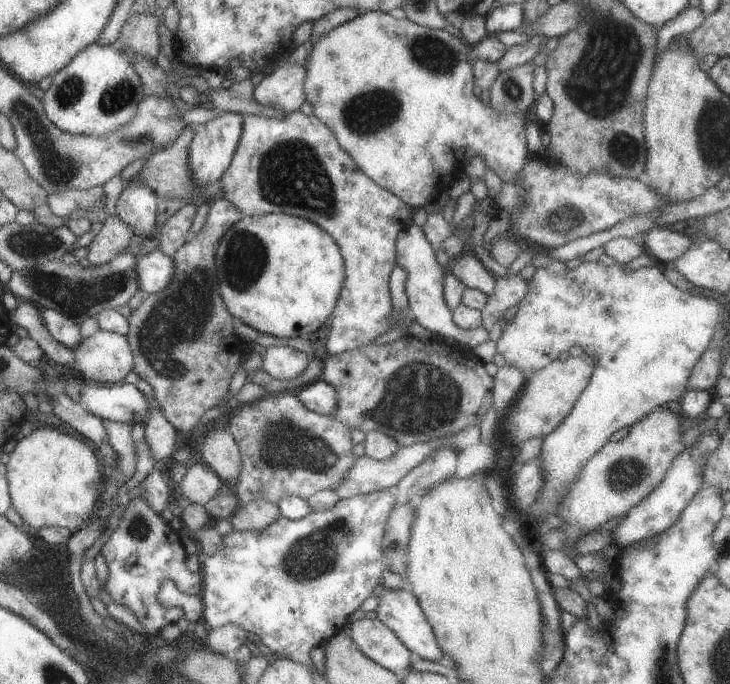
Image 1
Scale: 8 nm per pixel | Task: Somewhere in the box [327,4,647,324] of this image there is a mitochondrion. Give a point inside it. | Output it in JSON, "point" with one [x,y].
{"point":[598,83]}

